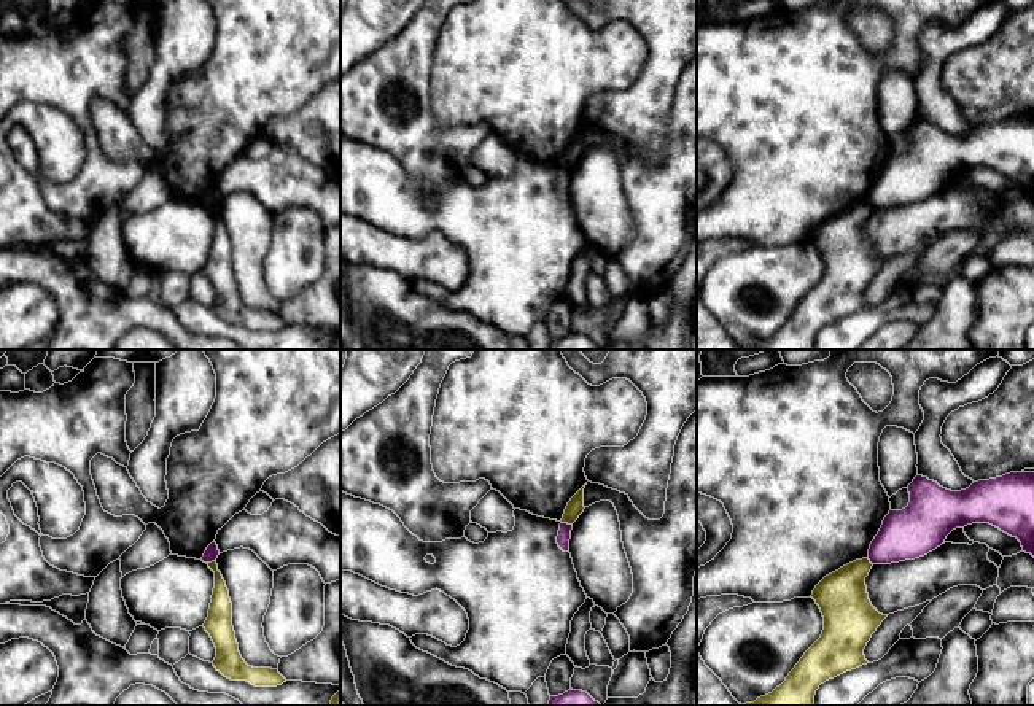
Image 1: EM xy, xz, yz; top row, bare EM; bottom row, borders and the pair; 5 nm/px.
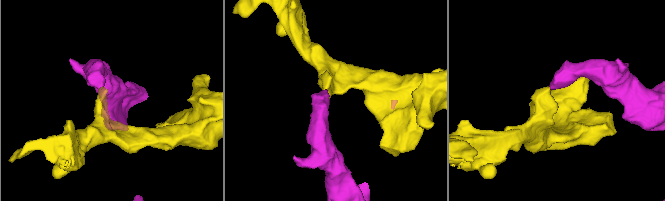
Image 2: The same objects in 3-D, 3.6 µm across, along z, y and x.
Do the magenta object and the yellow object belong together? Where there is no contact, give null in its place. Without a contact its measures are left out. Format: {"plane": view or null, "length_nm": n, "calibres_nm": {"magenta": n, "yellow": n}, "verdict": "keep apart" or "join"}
{"plane": "xz", "length_nm": 60, "calibres_nm": {"magenta": 70, "yellow": 90}, "verdict": "keep apart"}

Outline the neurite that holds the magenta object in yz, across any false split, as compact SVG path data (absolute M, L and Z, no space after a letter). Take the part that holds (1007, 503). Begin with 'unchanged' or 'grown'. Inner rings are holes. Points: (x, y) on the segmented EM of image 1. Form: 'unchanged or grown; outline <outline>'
unchanged; outline M1010 472L1002 477L974 482L969 488L951 491L927 477L916 475L908 485L910 502L902 510L889 510L870 544L872 564L891 564L927 555L947 536L972 523L989 523L1021 542L1023 552L1034 557L1034 472Z

